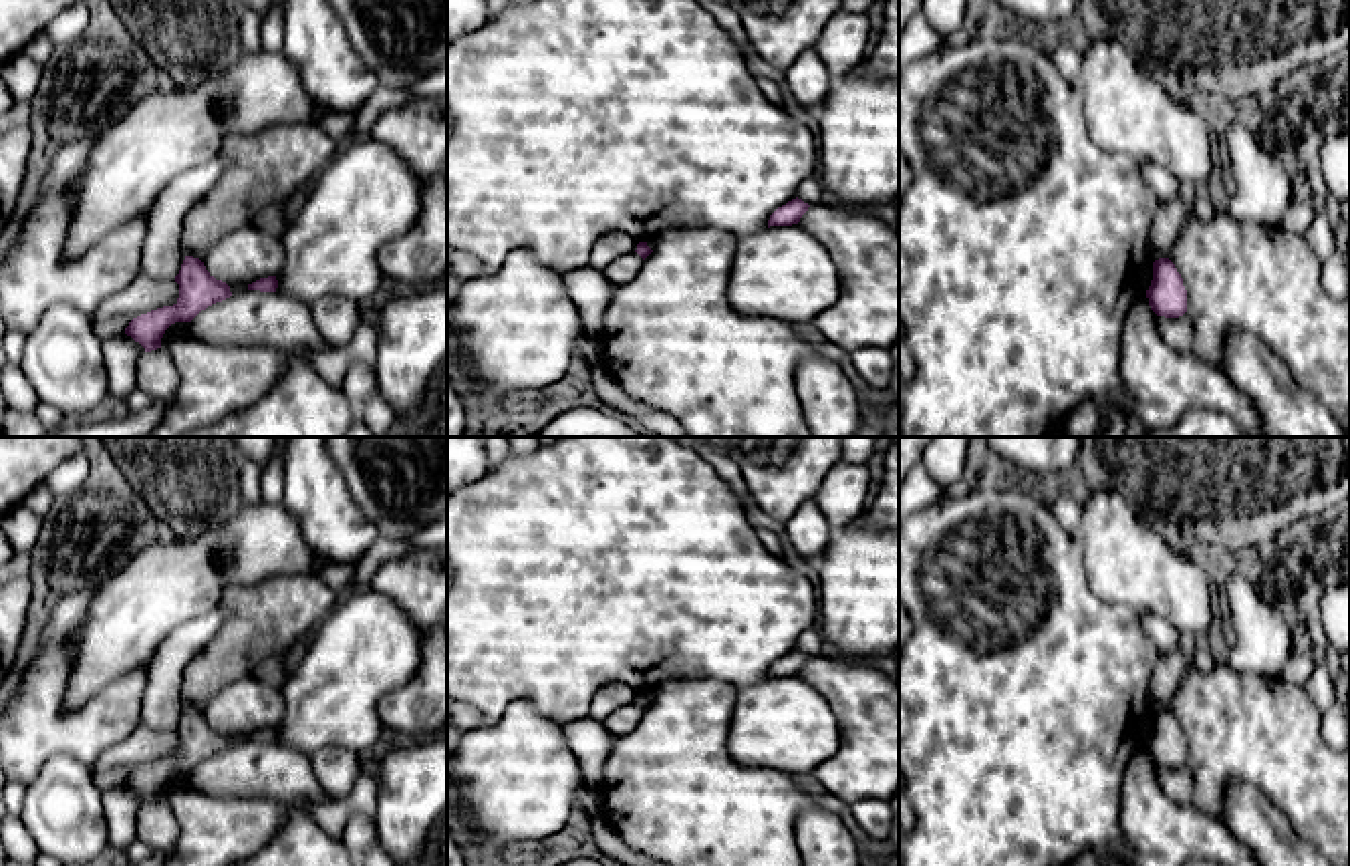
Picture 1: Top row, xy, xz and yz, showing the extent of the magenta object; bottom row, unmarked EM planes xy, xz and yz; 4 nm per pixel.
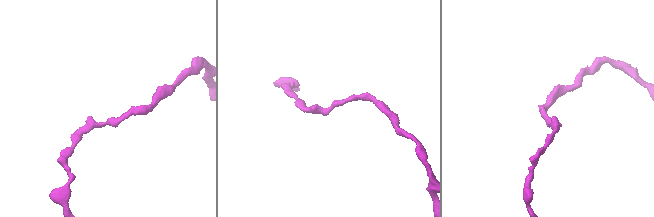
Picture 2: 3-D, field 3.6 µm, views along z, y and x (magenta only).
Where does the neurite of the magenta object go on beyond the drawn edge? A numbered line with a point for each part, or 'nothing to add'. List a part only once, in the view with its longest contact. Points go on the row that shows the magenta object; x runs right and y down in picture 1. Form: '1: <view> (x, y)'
nothing to add

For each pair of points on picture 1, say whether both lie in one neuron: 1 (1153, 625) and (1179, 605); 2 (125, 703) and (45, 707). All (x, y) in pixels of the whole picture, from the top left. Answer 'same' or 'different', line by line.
1: different
2: same

